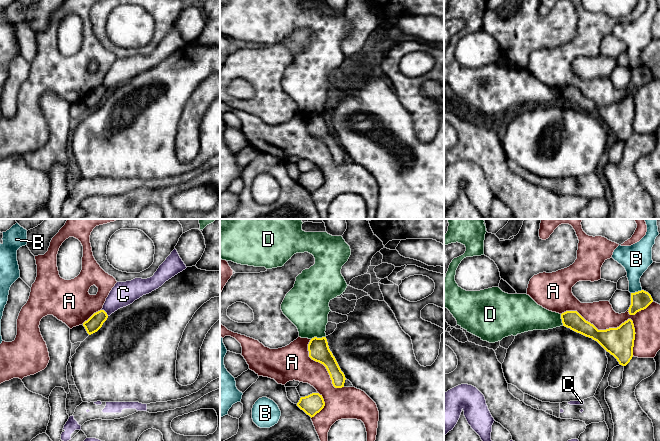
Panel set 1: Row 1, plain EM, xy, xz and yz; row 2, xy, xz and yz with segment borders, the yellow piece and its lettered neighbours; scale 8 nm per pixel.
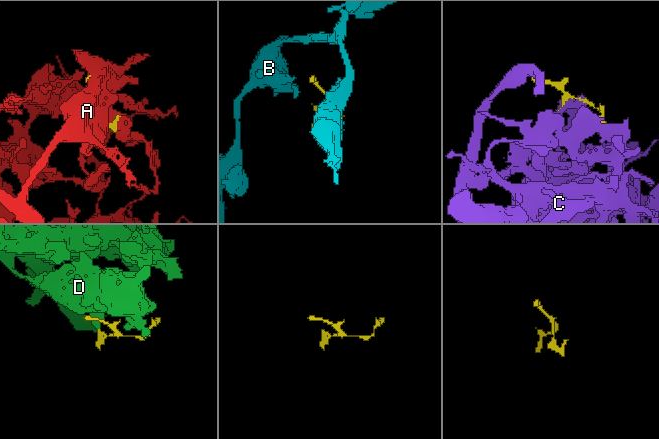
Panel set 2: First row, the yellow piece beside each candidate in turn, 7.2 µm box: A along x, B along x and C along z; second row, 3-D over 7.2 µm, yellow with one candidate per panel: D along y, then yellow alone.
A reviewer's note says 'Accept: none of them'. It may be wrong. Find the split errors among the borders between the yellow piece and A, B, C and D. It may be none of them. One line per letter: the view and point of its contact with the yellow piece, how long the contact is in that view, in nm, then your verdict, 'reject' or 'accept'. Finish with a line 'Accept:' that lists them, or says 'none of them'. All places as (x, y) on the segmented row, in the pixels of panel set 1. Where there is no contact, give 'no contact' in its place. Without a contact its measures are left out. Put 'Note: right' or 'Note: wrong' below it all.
A: yz (614, 328) | 650 nm | reject
B: yz (636, 292) | 90 nm | reject
C: xy (105, 312) | 80 nm | reject
D: xz (318, 338) | 120 nm | reject
Accept: none of them
Note: right

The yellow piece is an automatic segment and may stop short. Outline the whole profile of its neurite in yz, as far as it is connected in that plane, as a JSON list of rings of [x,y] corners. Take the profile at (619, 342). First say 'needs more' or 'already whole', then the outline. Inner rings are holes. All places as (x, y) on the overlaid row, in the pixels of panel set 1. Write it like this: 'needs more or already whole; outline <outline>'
already whole; outline [[[566,311],[561,314],[563,326],[597,341],[607,352],[613,355],[620,365],[626,366],[633,357],[635,328],[633,321],[628,319],[617,328],[598,330],[593,324],[586,321],[577,311]]]

